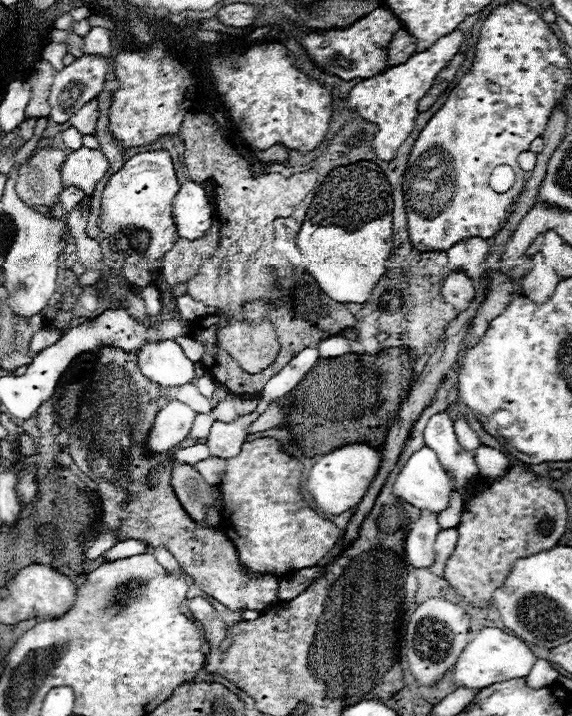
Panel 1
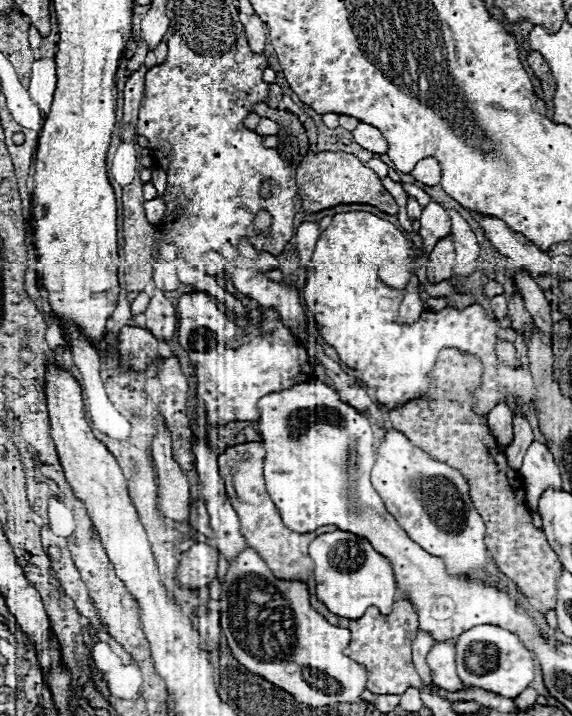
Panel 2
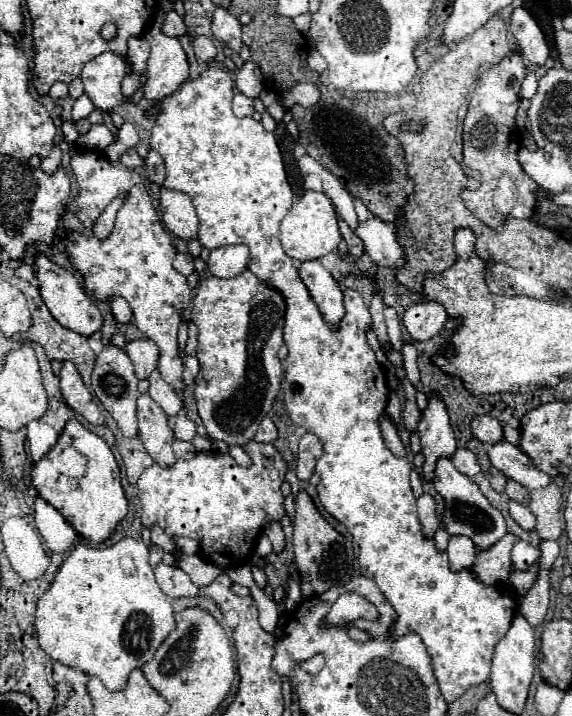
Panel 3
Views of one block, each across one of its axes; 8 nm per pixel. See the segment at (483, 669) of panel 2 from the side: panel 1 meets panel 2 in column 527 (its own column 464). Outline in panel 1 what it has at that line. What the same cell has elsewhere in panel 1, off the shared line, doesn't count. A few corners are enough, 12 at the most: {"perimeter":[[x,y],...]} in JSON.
{"perimeter":[[482,628],[446,676],[480,690],[528,676],[534,652],[500,628]]}

